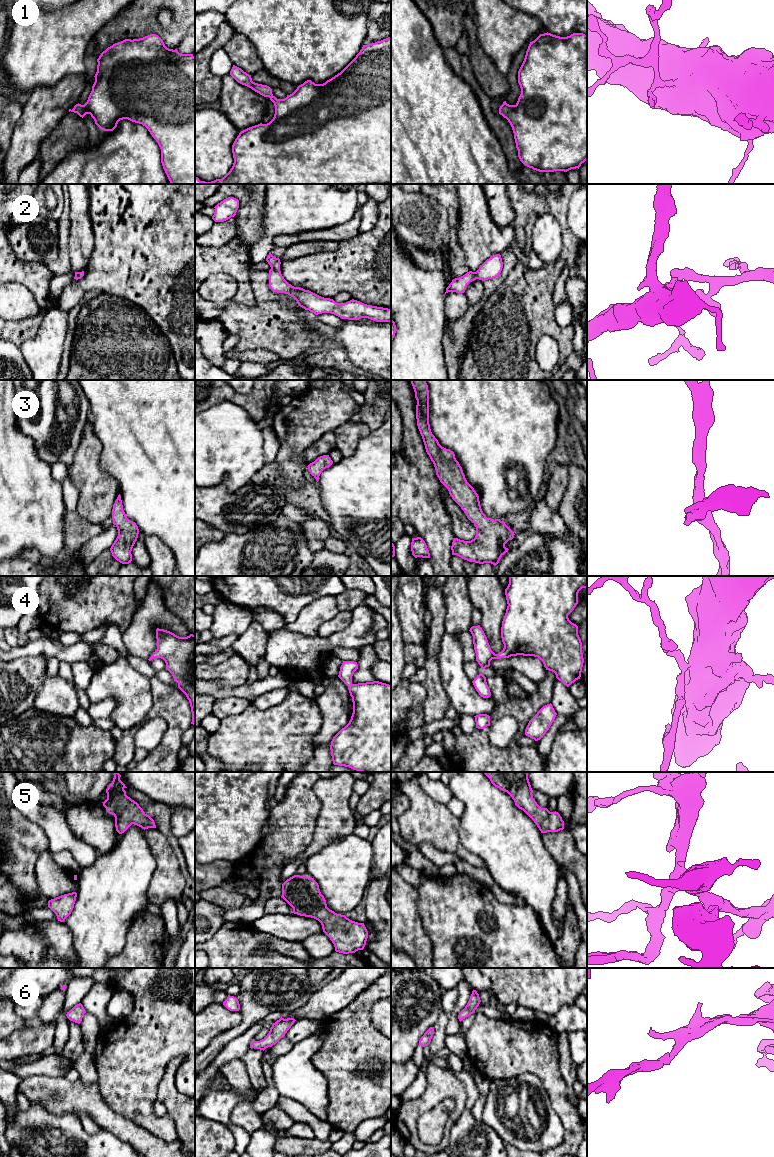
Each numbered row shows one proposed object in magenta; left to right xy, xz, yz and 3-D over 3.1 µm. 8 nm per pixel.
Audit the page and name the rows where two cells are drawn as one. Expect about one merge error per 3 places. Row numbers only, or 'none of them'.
none of them

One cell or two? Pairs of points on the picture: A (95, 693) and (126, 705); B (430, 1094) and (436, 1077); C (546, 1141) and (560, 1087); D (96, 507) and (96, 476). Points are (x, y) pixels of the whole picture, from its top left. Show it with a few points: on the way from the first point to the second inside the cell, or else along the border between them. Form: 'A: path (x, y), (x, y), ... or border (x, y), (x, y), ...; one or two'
A: path (103, 692), (116, 692), (121, 697); one
B: path (434, 1090), (436, 1088), (436, 1081); one
C: border (544, 1088), (564, 1130); two
D: path (96, 499), (96, 484); one

